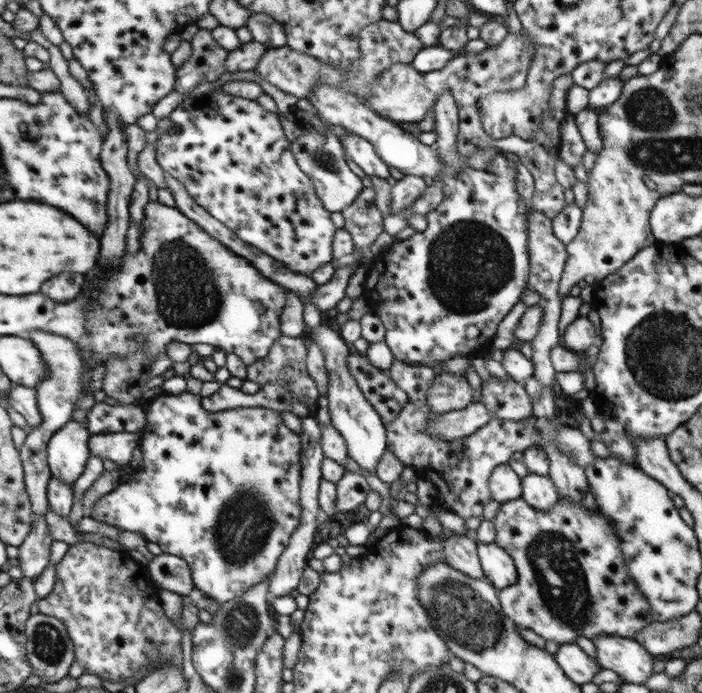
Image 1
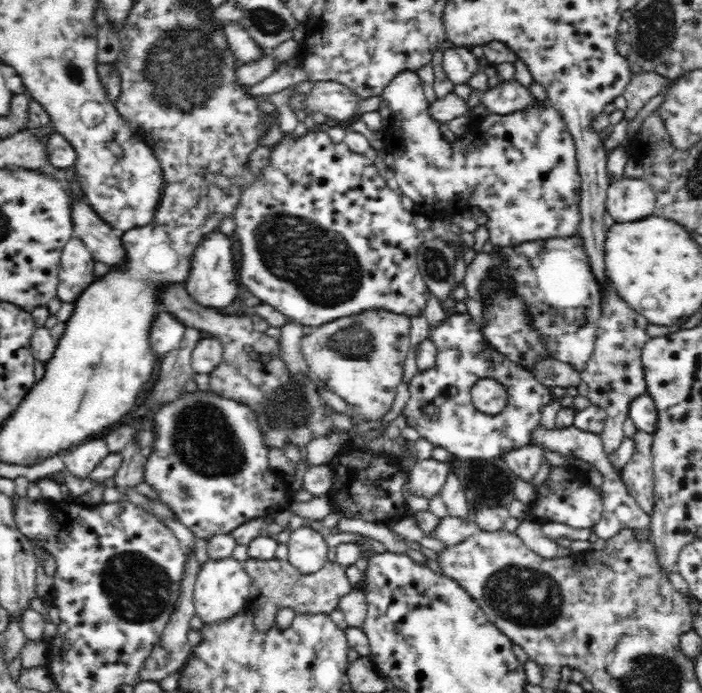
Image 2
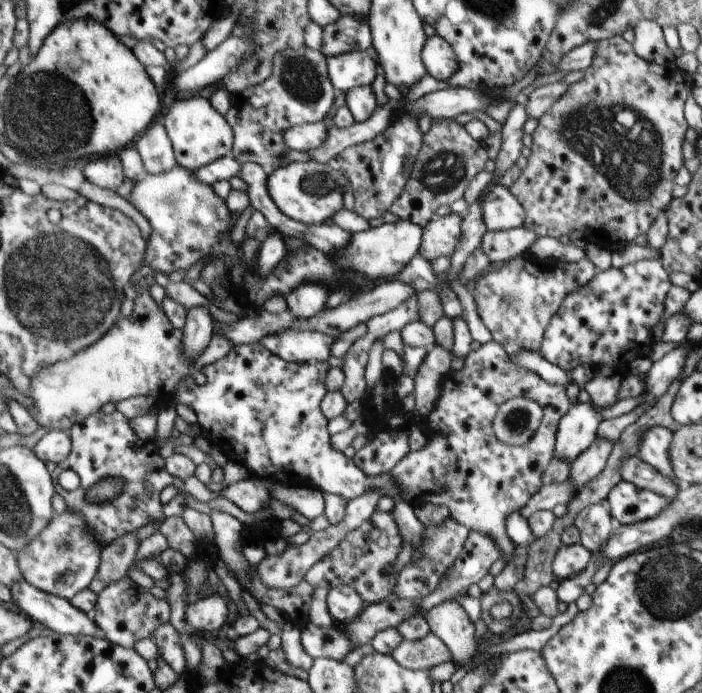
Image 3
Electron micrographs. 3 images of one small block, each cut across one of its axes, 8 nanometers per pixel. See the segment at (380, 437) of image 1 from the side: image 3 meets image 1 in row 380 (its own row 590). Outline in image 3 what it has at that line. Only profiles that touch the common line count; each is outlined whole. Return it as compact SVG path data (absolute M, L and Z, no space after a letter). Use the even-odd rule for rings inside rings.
M336 586L327 593L328 612L336 625L350 623L362 606L364 602L360 602L360 596L356 596L354 588L350 586Z

